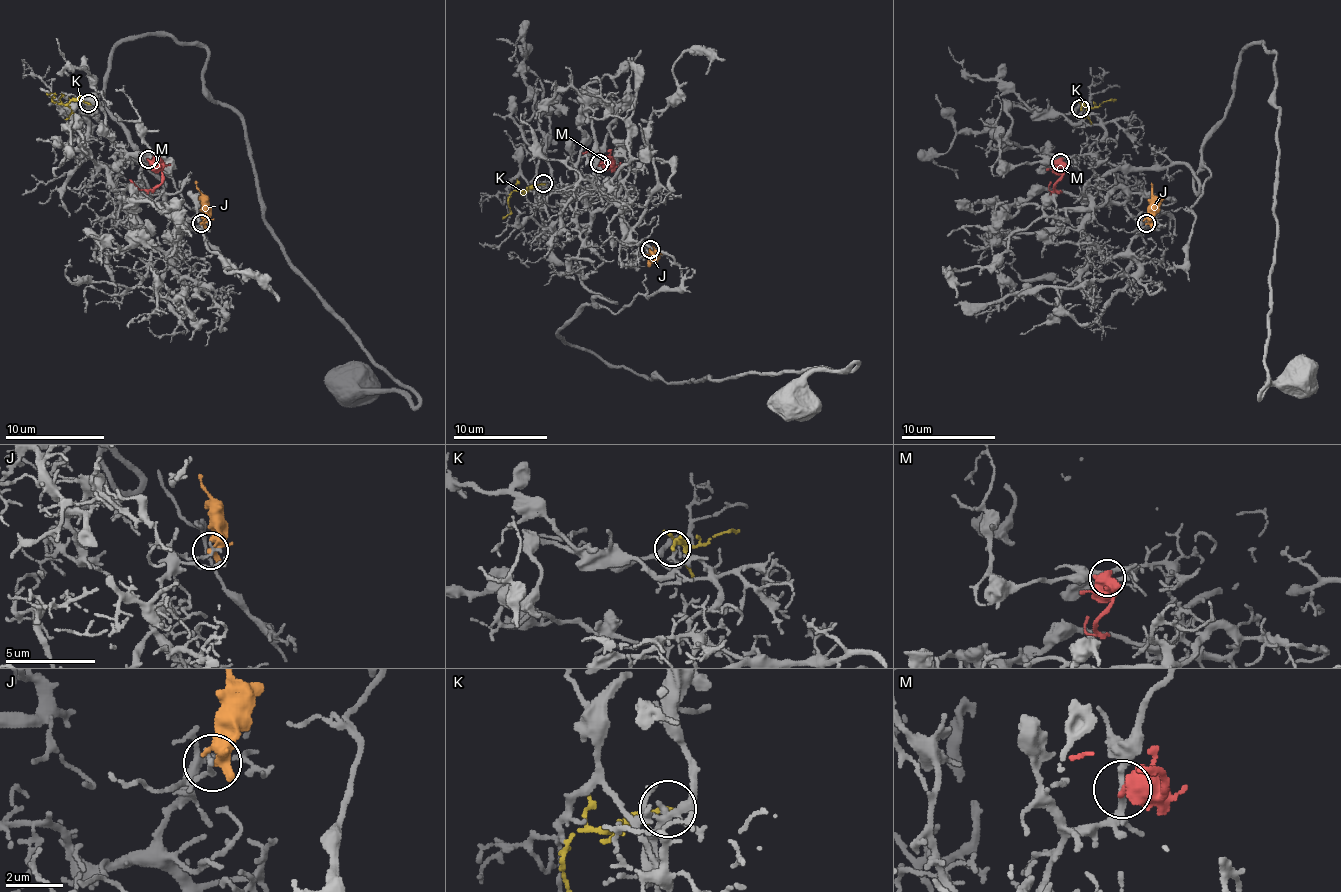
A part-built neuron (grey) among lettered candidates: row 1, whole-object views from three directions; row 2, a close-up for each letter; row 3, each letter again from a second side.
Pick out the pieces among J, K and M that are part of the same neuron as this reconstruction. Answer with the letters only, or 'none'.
none

